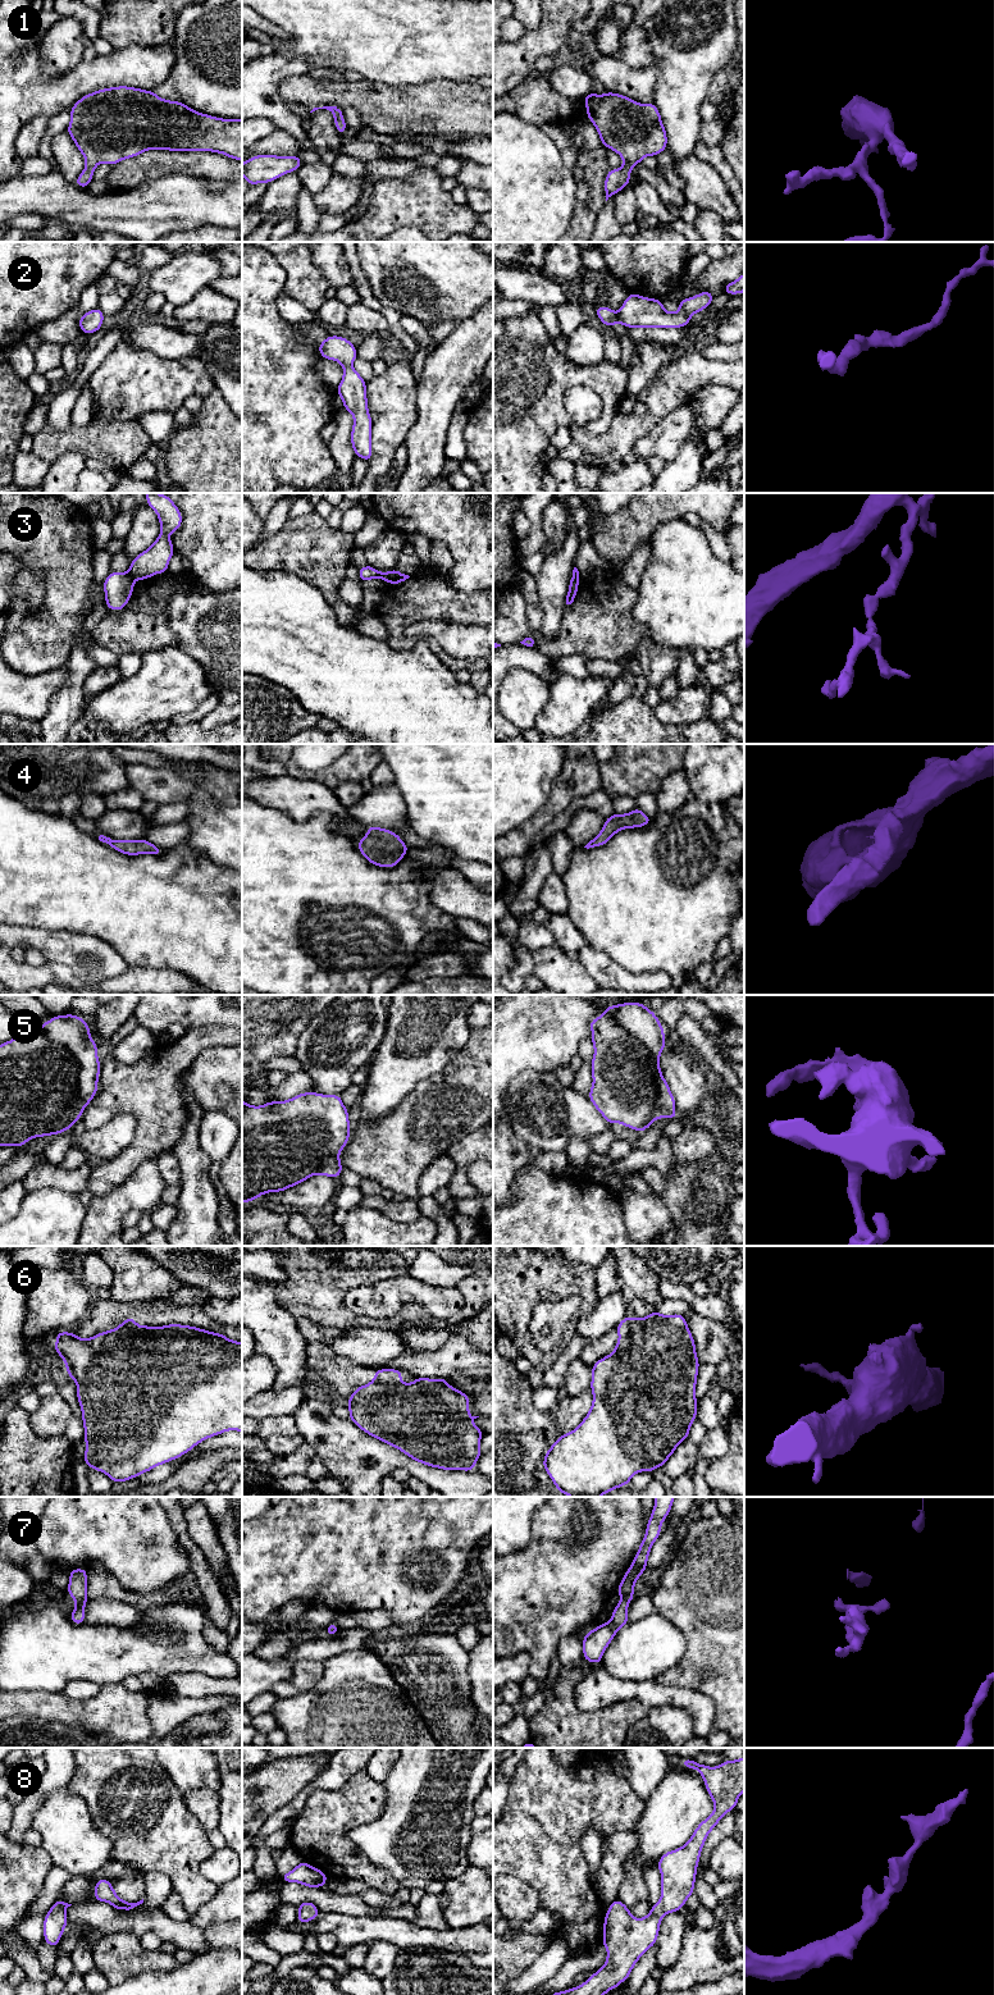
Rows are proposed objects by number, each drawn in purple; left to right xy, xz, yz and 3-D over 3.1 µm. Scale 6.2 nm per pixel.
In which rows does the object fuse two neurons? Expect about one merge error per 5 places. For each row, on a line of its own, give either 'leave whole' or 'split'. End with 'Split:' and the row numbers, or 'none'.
1: leave whole
2: leave whole
3: split
4: leave whole
5: leave whole
6: split
7: leave whole
8: leave whole
Split: 3, 6

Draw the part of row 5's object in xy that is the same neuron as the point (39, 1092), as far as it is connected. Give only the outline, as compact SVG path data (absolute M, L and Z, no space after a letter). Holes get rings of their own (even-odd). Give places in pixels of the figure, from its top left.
M74 1014L54 1015L40 1030L24 1030L0 1044L0 1146L23 1147L36 1137L60 1135L72 1128L99 1090L101 1064L90 1024Z

